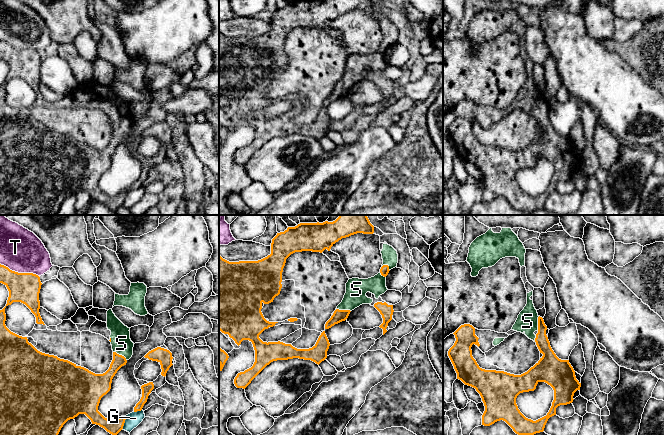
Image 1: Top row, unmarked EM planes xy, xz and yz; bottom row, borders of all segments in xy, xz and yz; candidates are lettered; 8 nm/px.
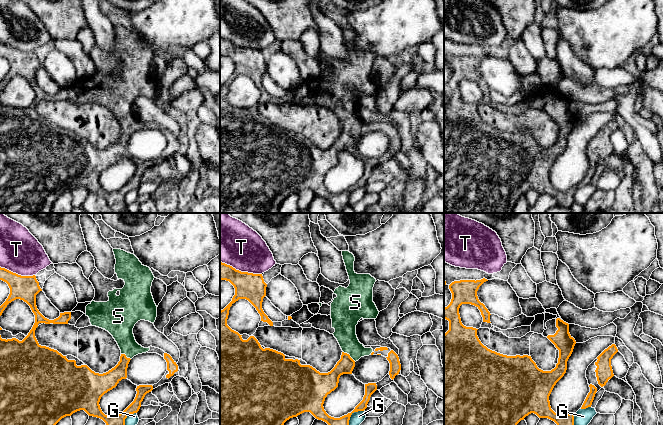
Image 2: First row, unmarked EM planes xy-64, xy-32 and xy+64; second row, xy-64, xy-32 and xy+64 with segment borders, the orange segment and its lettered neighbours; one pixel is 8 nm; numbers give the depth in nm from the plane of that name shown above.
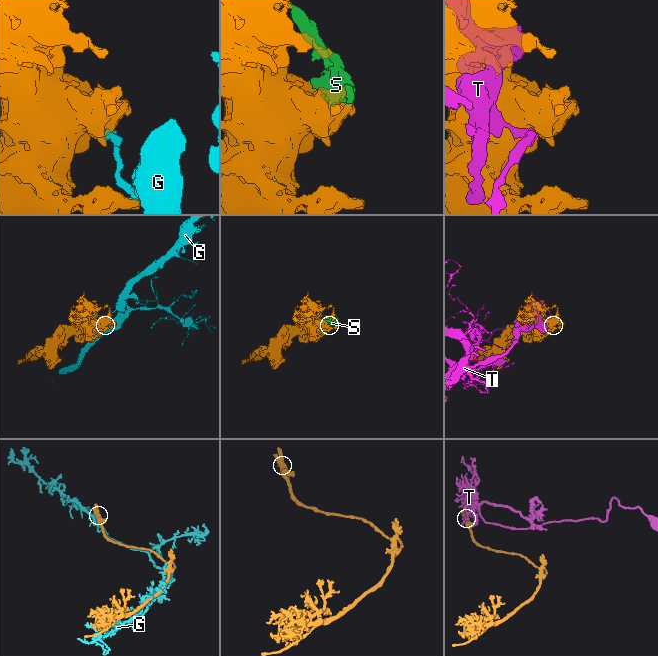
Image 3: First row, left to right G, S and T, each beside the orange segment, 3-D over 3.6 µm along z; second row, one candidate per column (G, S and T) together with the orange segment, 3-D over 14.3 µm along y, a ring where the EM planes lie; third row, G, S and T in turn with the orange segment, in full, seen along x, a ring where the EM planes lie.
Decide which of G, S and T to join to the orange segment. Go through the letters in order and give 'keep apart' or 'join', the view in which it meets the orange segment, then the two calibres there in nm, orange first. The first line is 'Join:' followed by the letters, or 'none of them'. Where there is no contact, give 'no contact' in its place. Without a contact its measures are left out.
Join: S
G: keep apart; meets orange in xy; 110 nm thick on the orange side, 120 nm on the other
S: join; meets orange in xy; 130 nm thick on the orange side, 160 nm on the other
T: keep apart; meets orange in xy; 240 nm thick on the orange side, 340 nm on the other

